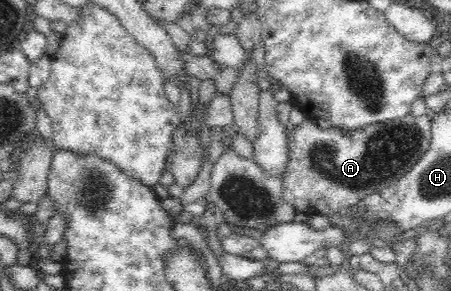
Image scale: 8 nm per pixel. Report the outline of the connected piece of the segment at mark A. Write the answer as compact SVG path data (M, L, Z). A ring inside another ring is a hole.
M410 113L398 120L371 124L358 132L345 132L329 128L321 130L311 123L311 118L291 130L288 136L291 161L282 179L283 198L297 213L314 212L345 217L348 211L364 197L399 181L429 149L432 138L432 115L414 116Z

